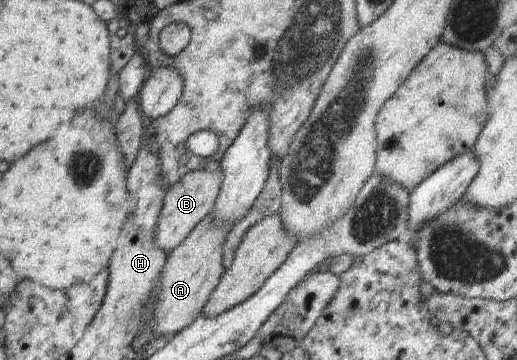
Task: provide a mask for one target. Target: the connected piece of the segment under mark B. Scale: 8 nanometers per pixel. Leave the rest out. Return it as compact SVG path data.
M195 169L185 174L182 180L173 184L166 193L163 200L163 207L155 226L155 234L153 234L153 242L161 248L161 250L170 254L179 247L187 236L203 221L205 216L208 216L214 208L215 200L221 189L221 169L207 170Z

